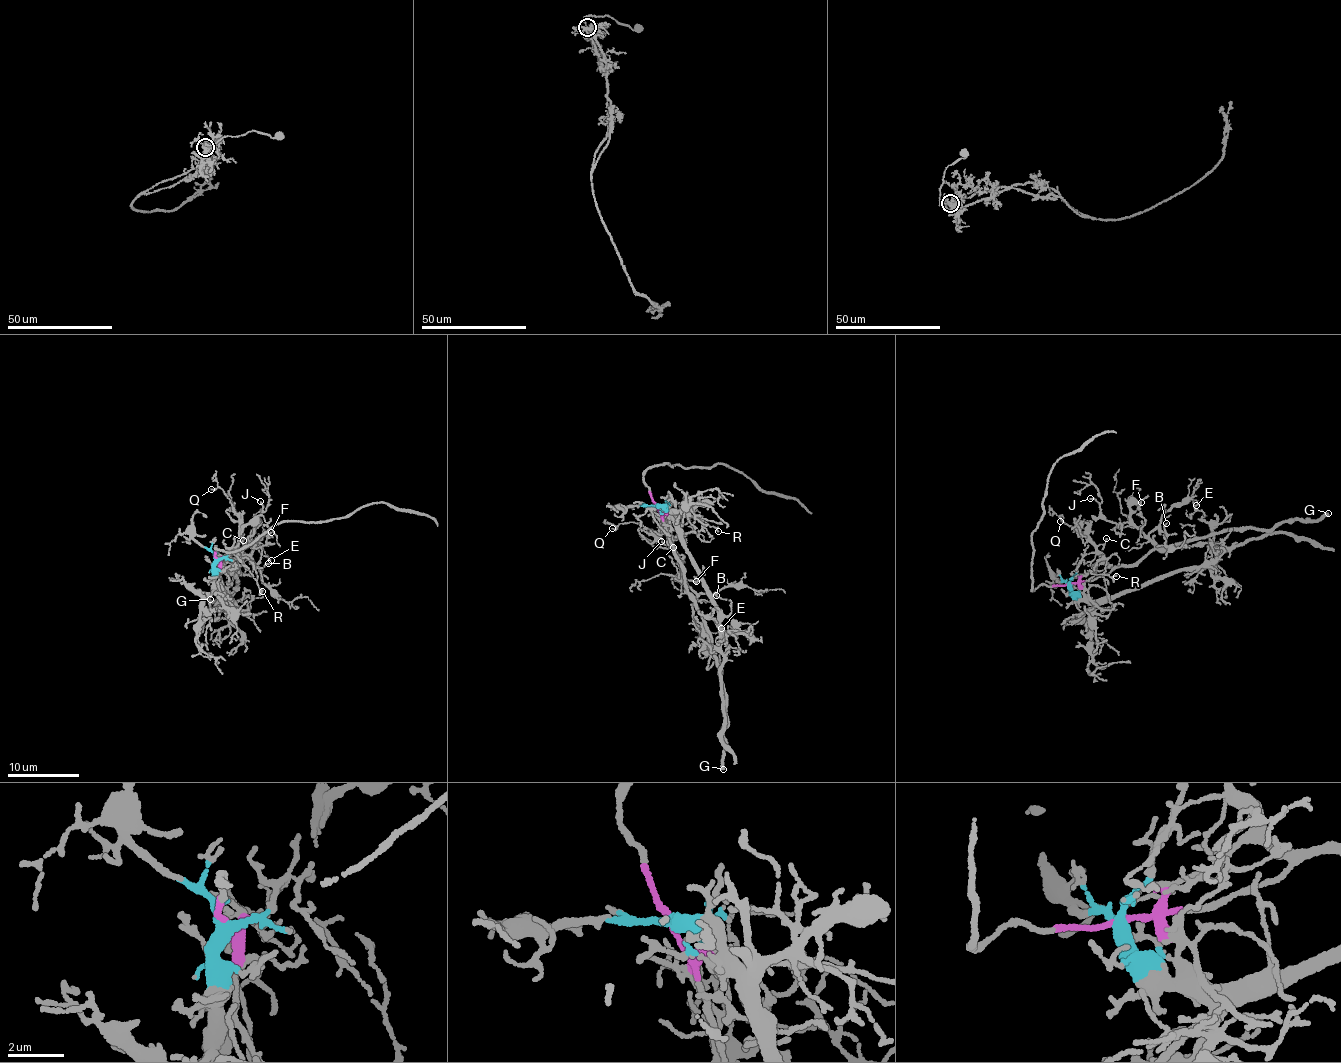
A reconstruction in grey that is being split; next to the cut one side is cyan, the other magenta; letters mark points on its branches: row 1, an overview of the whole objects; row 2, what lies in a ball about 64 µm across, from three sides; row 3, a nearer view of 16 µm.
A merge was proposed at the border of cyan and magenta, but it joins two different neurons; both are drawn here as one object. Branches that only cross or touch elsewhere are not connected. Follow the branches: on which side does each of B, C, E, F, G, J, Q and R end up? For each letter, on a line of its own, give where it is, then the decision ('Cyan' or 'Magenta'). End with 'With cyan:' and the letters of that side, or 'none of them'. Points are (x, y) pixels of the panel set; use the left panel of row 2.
B: Place: (268, 563). Magenta
C: Place: (243, 540). Magenta
E: Place: (271, 560). Magenta
F: Place: (271, 532). Magenta
G: Place: (210, 599). Magenta
J: Place: (260, 501). Magenta
Q: Place: (211, 489). Magenta
R: Place: (262, 591). Magenta
With cyan: none of them

